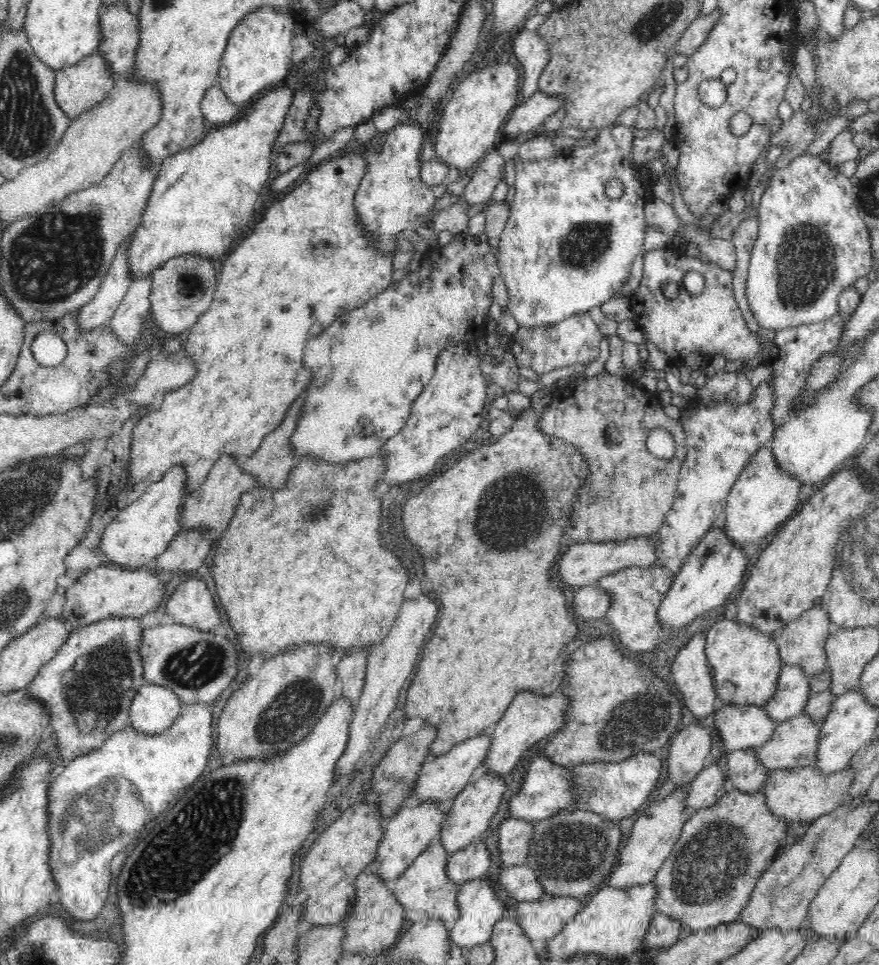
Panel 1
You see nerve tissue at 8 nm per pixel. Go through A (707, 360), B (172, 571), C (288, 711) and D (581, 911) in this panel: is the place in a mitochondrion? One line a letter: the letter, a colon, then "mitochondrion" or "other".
A: other
B: other
C: mitochondrion
D: other

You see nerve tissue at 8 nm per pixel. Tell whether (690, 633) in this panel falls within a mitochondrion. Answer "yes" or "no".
no

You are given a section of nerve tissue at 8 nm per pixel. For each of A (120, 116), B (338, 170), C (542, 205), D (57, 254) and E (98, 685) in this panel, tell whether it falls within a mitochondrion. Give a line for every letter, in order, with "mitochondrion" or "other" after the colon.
A: other
B: other
C: other
D: mitochondrion
E: mitochondrion

